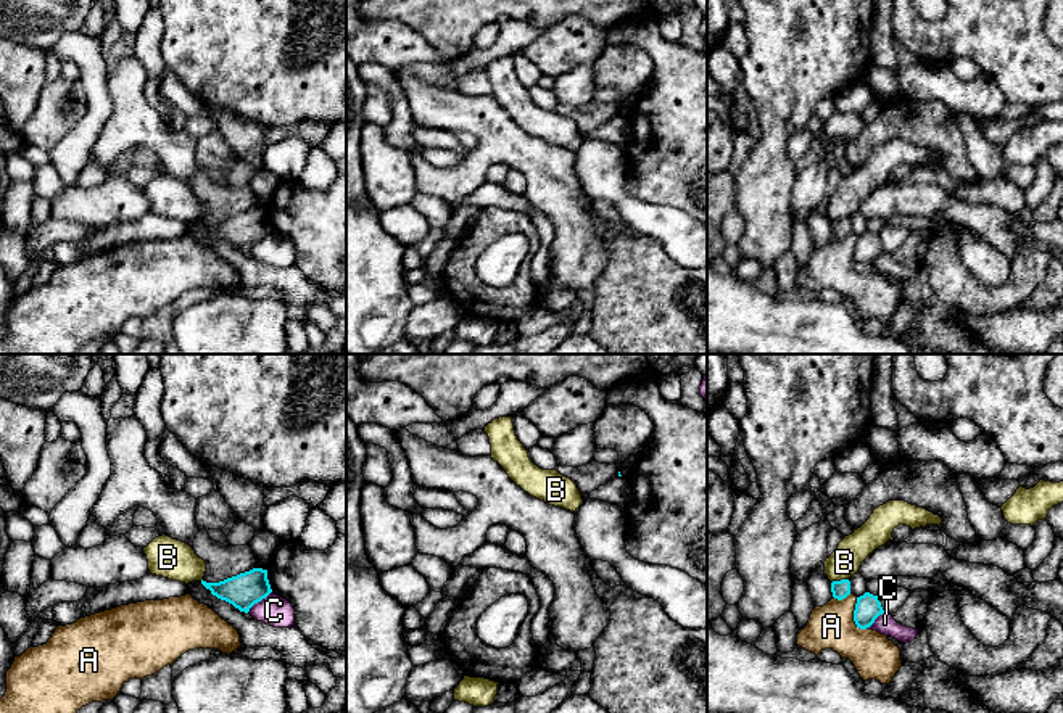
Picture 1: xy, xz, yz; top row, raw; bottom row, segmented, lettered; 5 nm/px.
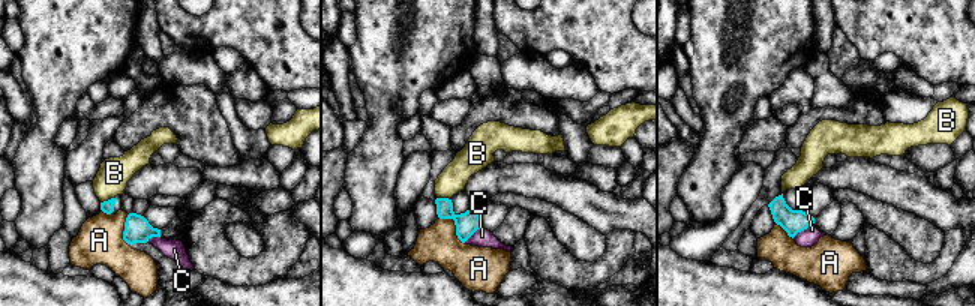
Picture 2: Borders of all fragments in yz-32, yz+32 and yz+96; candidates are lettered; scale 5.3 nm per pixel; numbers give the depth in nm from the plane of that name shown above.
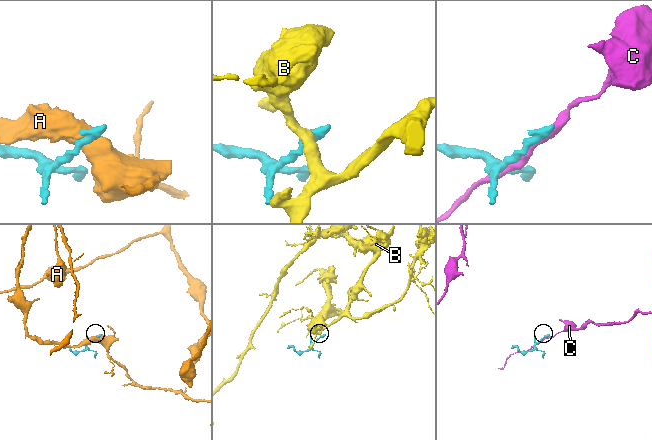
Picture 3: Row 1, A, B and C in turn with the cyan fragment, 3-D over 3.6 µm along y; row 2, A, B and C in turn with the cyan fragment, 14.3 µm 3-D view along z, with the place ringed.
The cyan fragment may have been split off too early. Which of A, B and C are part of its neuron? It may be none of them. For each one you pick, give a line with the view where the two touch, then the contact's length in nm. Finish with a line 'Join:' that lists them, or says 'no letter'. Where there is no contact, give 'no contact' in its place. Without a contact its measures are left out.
Join: no letter

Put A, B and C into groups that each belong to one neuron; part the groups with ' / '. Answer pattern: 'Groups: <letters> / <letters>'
Groups: A / B / C

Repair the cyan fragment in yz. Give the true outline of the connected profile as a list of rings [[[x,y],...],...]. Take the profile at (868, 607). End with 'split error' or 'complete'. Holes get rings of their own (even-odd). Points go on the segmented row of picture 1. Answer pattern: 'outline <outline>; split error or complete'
outline [[[865,592],[863,596],[857,597],[855,610],[854,610],[854,621],[857,628],[867,629],[870,628],[875,620],[883,615],[884,610],[878,596]]]; complete

